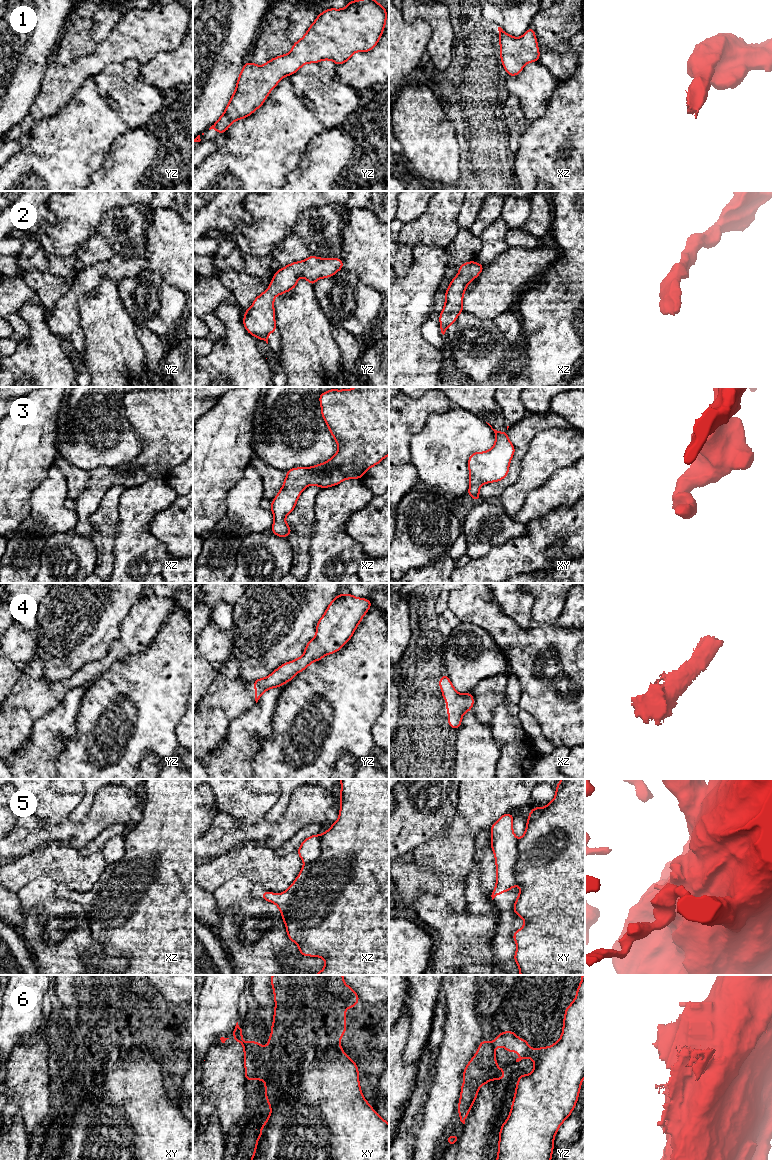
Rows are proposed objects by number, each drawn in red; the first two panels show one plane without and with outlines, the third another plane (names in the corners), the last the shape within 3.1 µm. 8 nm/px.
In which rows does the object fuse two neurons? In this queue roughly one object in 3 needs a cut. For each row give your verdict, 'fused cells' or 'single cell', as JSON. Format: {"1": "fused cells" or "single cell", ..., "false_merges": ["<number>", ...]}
{"1": "single cell", "2": "single cell", "3": "single cell", "4": "single cell", "5": "fused cells", "6": "fused cells", "false_merges": ["5", "6"]}

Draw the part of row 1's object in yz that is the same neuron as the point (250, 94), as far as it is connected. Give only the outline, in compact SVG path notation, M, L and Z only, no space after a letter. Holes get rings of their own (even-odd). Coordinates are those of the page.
M355 0L348 2L343 9L330 8L320 13L288 54L270 59L262 66L245 62L225 112L209 130L216 129L218 134L222 134L233 122L250 116L262 106L282 78L296 73L304 64L332 60L340 65L347 62L355 52L371 51L383 34L386 19L386 9L375 0Z

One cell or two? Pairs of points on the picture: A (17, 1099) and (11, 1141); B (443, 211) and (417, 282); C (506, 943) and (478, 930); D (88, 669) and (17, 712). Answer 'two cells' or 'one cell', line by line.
A: two cells
B: two cells
C: two cells
D: one cell

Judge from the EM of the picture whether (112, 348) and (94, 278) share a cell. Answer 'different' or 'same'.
different

